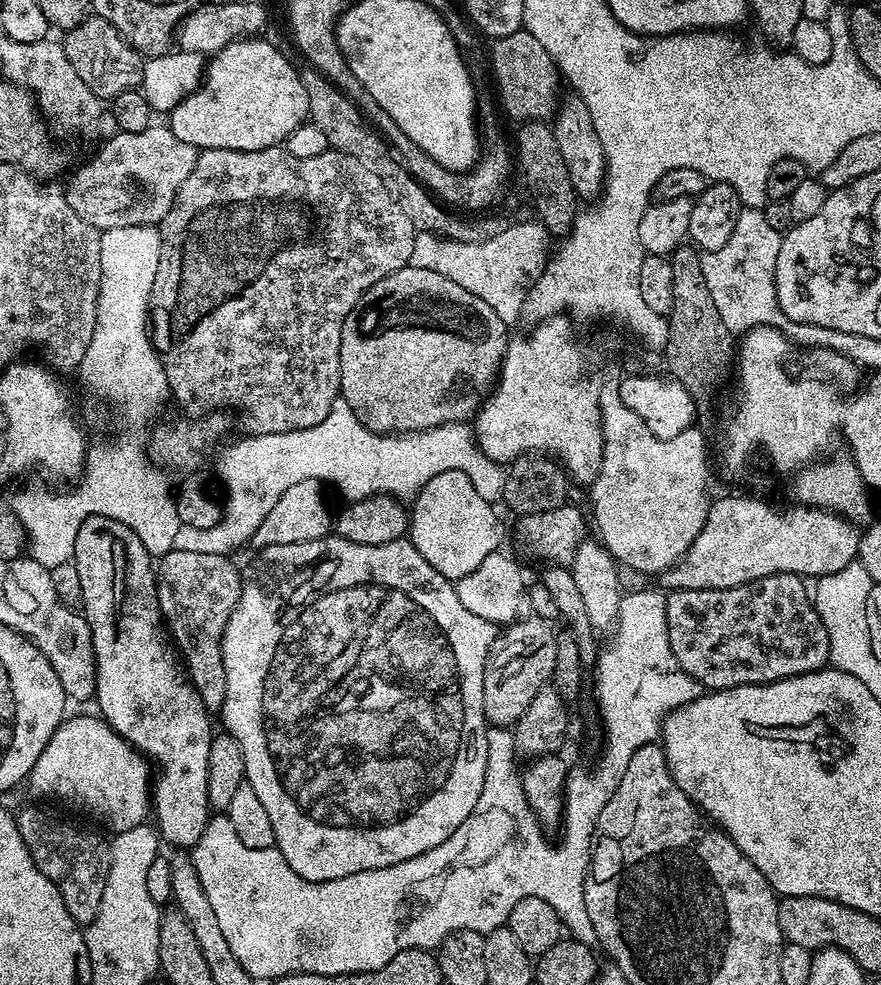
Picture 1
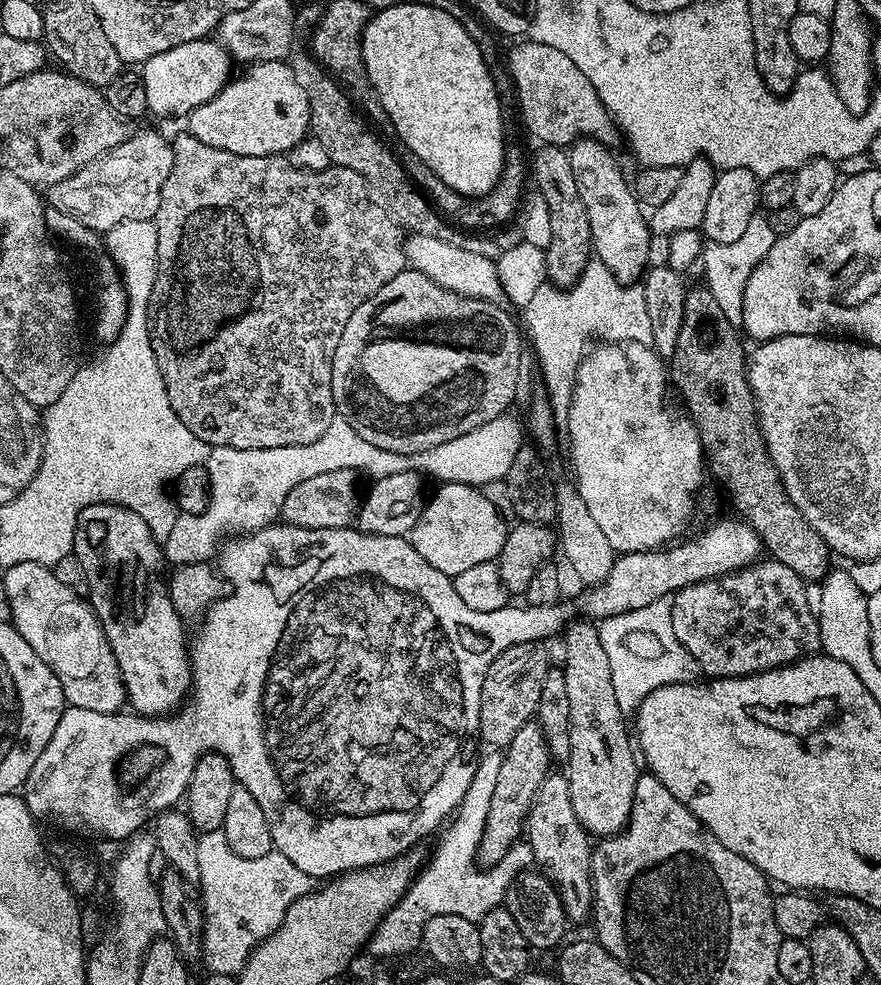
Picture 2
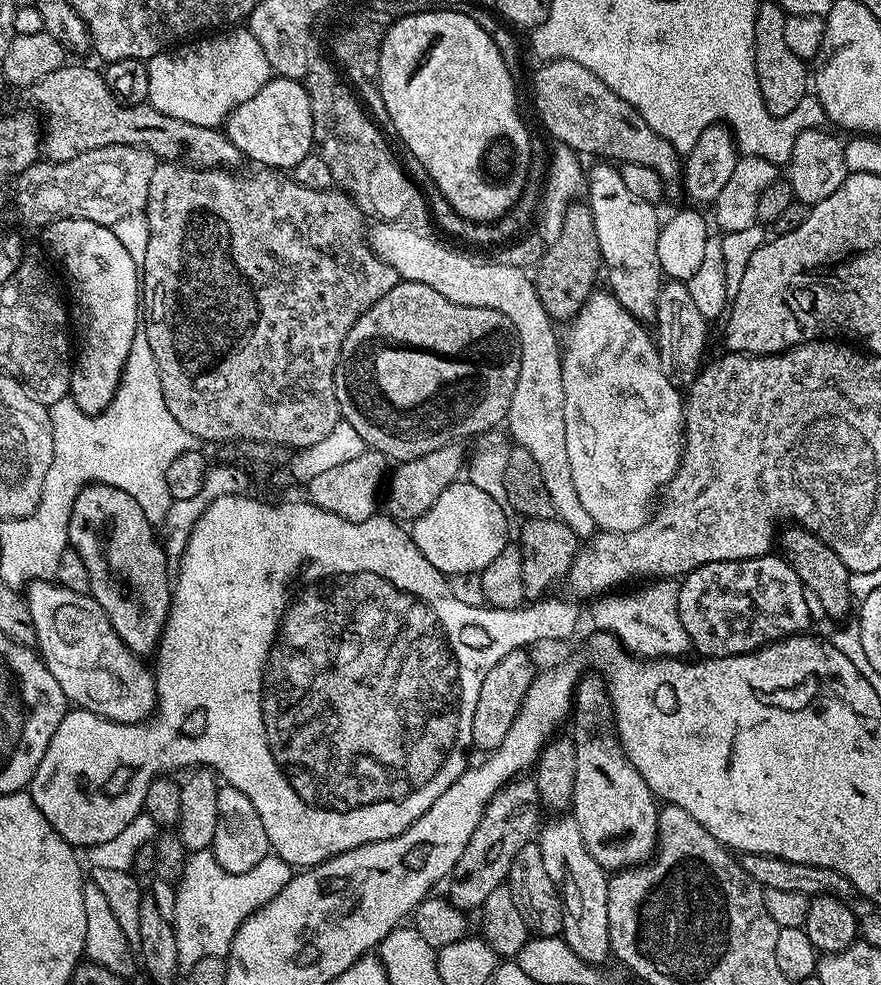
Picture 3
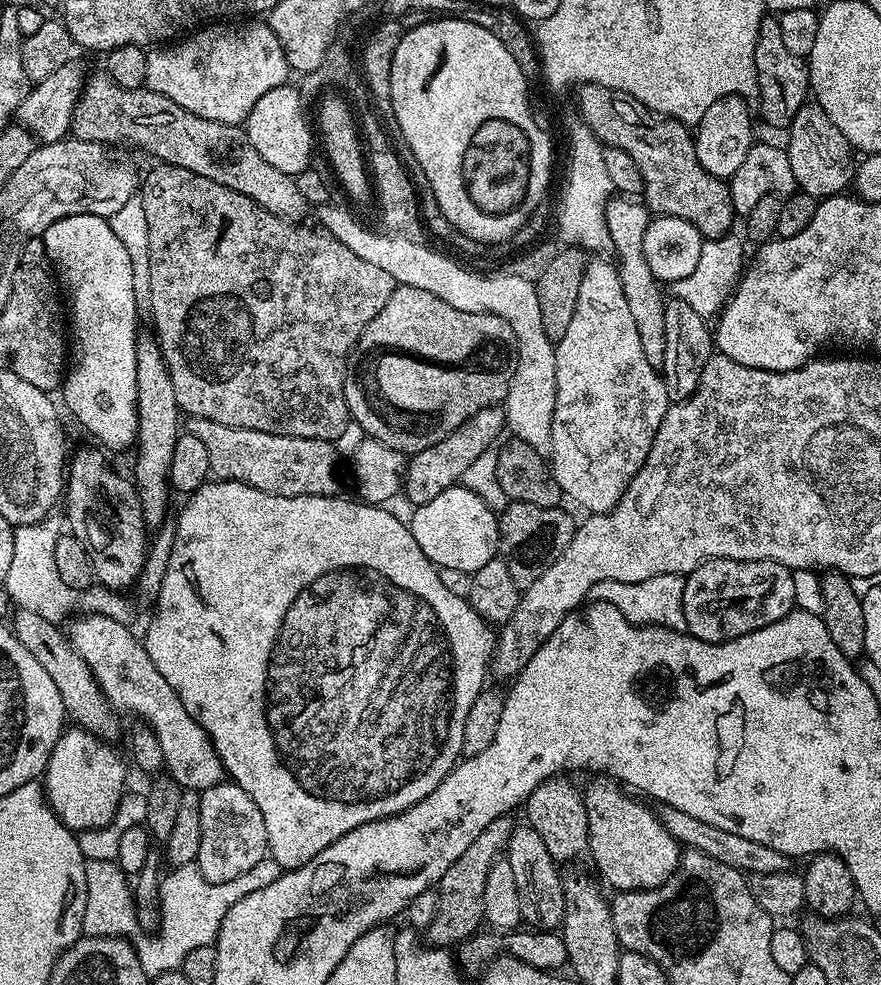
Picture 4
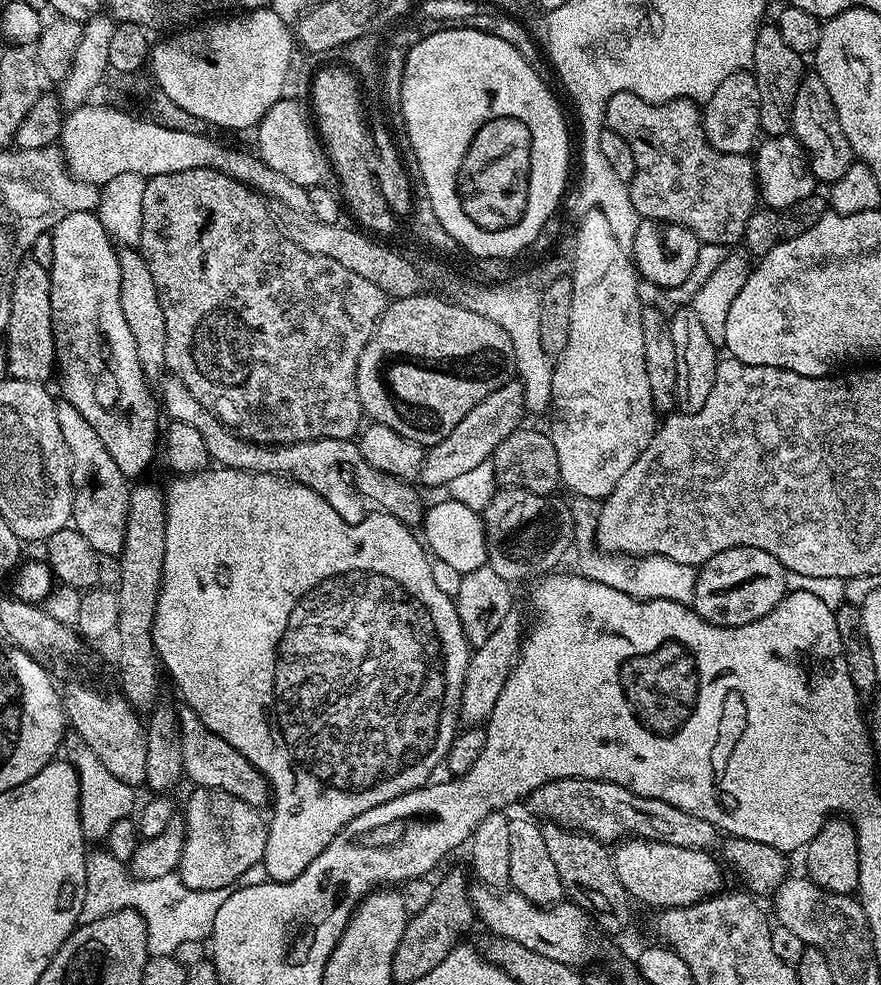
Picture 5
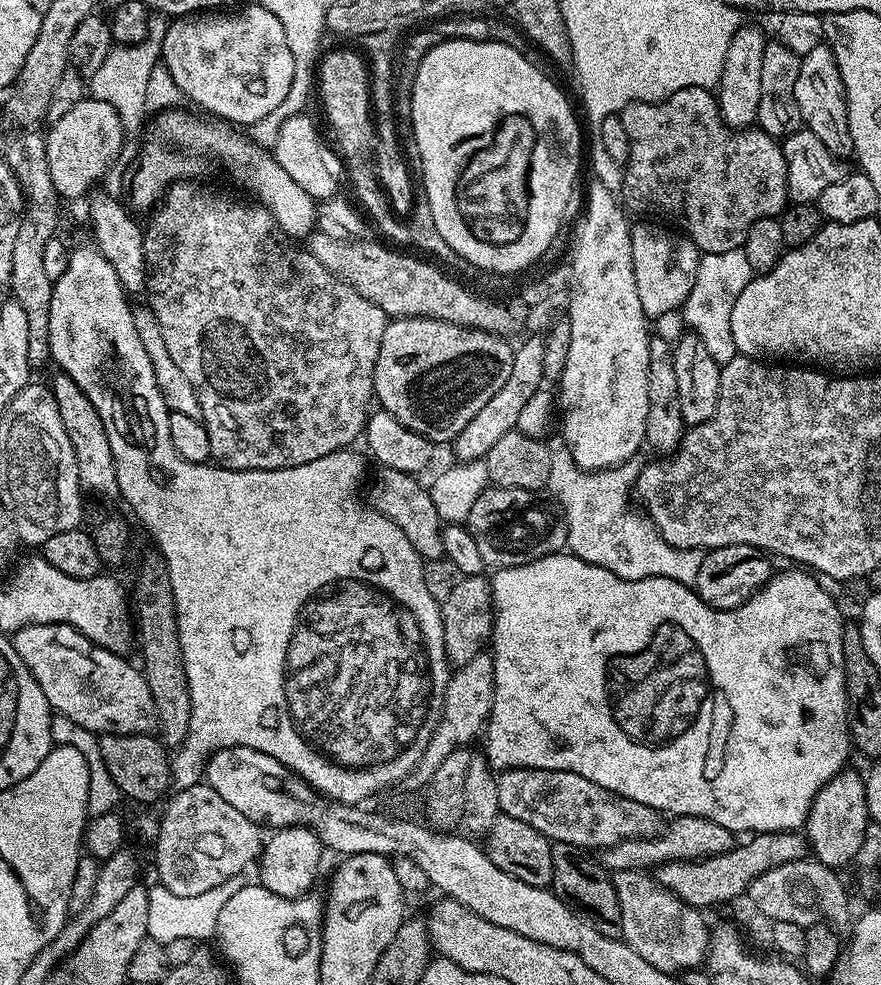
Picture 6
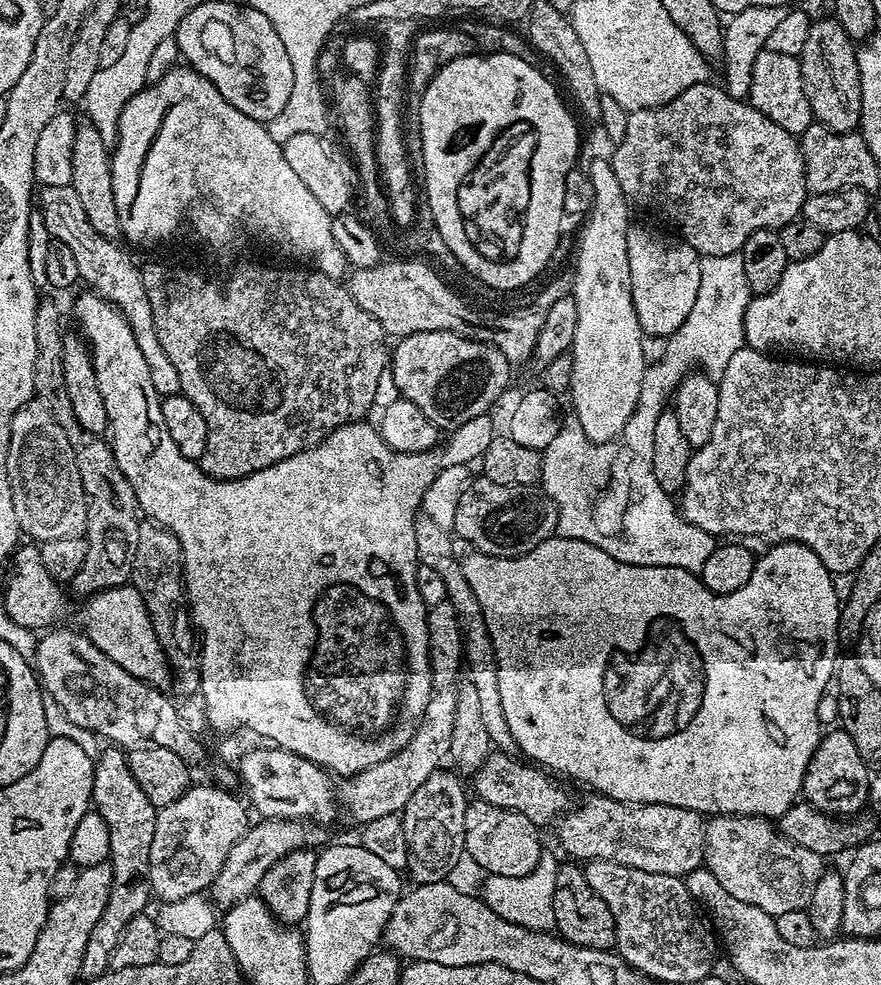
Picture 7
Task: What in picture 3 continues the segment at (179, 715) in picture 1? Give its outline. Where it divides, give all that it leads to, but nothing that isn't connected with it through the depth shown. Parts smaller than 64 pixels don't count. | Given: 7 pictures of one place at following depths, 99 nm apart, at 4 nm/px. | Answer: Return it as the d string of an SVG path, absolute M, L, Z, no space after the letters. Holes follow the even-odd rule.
M87 484L74 498L74 506L70 514L68 527L68 543L78 554L82 554L82 562L86 562L86 570L90 570L90 595L102 606L110 626L122 638L122 642L134 655L144 658L155 653L160 635L164 632L164 623L172 605L172 585L168 555L164 553L164 545L159 539L152 537L154 526L142 514L142 506L130 498L122 490L105 484Z

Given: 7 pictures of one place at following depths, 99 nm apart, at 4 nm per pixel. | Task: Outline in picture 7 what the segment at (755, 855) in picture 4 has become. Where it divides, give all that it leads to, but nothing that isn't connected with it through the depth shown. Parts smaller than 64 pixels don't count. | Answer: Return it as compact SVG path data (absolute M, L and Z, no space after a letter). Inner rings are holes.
M493 751L480 771L471 777L471 791L476 791L475 795L479 799L490 802L490 806L502 806L518 814L526 814L526 818L530 818L538 826L559 821L570 807L568 792L559 784L561 781L545 769L523 759L515 760L516 758L507 752Z

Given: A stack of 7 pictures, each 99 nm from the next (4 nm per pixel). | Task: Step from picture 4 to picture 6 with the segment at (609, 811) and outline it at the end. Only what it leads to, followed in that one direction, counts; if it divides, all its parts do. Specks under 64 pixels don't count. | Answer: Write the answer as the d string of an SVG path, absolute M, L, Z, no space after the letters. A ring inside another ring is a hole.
M799 831L757 832L749 840L752 840L749 844L737 843L735 848L731 848L721 856L711 856L705 860L675 860L669 864L661 864L655 869L654 879L666 890L673 892L682 902L696 909L708 910L715 904L724 904L727 900L734 899L735 896L743 897L752 884L752 880L764 874L766 870L772 870L774 866L782 866L786 862L803 860L810 852L807 839Z

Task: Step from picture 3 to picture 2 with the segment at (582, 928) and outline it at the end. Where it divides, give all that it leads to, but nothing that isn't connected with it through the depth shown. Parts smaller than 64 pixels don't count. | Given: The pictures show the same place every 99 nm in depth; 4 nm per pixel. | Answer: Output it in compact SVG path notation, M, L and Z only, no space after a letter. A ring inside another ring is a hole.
M550 774L538 786L536 797L532 803L532 809L528 811L526 821L526 843L532 848L532 859L538 865L539 871L543 872L560 893L560 904L564 907L565 917L576 924L586 921L592 914L592 849L589 833L578 822L578 814L574 814L574 806L570 802L570 786L567 775Z

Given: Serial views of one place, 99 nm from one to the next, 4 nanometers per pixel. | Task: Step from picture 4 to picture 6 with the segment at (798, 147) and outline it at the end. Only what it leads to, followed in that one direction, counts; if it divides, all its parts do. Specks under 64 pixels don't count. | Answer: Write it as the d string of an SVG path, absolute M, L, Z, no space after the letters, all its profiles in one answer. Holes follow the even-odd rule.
M827 43L814 46L810 54L800 57L800 73L794 81L794 102L798 102L803 127L813 132L832 156L845 158L844 156L853 155L852 139L848 133L846 94L842 78L838 74L838 66L834 62L834 54Z

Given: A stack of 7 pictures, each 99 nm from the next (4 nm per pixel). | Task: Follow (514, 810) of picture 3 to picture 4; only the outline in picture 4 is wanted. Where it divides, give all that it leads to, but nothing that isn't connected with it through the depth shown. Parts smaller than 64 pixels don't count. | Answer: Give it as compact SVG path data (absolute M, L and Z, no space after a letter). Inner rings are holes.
M508 816L490 822L490 826L464 851L462 858L442 874L438 885L438 914L426 929L427 943L432 946L451 949L481 931L485 923L482 893L486 891L486 874L490 874L492 861L505 851L508 838L512 834L513 821ZM481 924L481 925L480 925Z

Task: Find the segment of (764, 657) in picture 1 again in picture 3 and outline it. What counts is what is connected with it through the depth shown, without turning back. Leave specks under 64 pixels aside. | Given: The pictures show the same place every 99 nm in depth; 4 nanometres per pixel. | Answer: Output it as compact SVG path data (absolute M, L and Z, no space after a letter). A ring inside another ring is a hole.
M769 554L766 556L755 556L749 560L723 560L722 562L710 562L698 566L692 572L687 573L679 581L680 593L678 594L678 618L682 622L682 626L686 630L686 634L690 638L692 648L695 649L701 657L707 658L726 658L727 656L741 656L747 652L757 652L759 648L766 647L767 644L773 644L776 640L785 640L787 636L804 634L809 631L808 623L812 620L812 612L808 609L810 605L810 596L806 591L804 583L798 578L798 574L788 565L787 559L781 558L779 555Z

